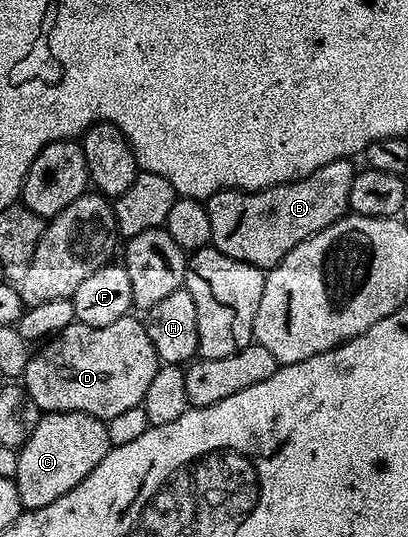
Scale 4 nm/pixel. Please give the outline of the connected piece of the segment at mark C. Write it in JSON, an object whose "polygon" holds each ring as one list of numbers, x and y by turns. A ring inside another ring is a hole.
{"polygon":[[51,411,42,414,35,433,18,450,19,473,16,477,19,501,26,511,34,511,51,501,59,501,63,493,75,489,103,457,109,452,106,420,96,419,87,413,63,413]]}

